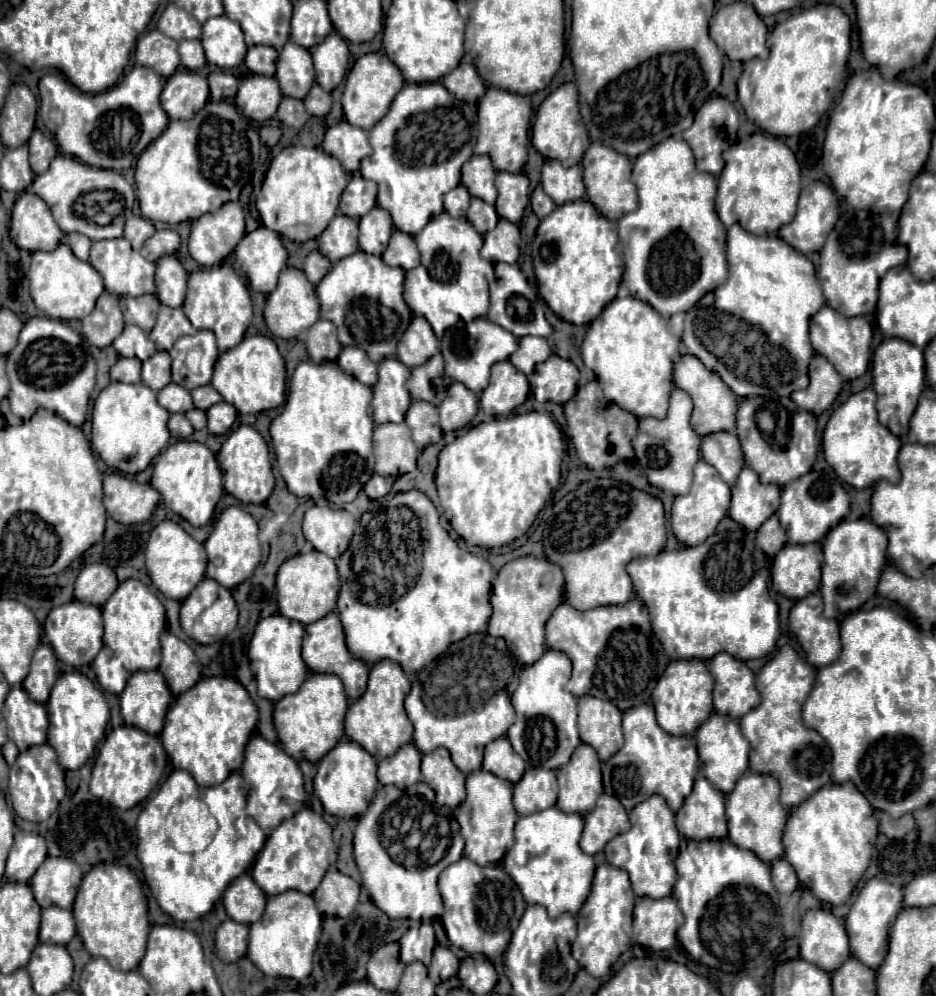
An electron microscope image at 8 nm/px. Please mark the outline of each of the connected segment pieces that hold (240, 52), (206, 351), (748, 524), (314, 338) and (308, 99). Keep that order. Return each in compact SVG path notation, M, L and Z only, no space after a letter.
M226 15L212 17L202 25L202 47L208 63L218 67L236 67L246 55L242 29Z
M198 331L192 337L180 337L170 349L172 357L172 381L184 389L196 389L208 385L212 367L218 359L218 347L214 333Z
M744 467L738 481L732 485L732 503L728 515L748 531L756 531L766 517L776 513L778 501L780 487L762 483L750 467Z
M320 319L308 329L306 349L312 361L336 361L340 347L332 321Z
M312 85L310 93L304 97L304 105L306 105L306 111L310 115L324 117L332 107L332 97L320 85Z

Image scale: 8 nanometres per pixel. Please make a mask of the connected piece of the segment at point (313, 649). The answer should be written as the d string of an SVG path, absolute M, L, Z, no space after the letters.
M328 613L328 615L322 617L320 621L306 625L306 635L304 635L304 641L302 641L302 659L304 659L304 663L308 665L310 671L316 671L316 673L334 673L334 675L338 675L338 677L342 679L342 683L344 683L346 695L348 695L352 701L356 701L358 697L362 697L362 693L366 691L368 667L366 667L366 663L362 663L360 659L352 657L350 651L346 649L344 629L342 629L342 623L340 623L340 619L338 619L336 613Z

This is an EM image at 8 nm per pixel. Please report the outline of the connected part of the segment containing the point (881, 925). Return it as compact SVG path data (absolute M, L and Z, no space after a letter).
M878 877L866 881L866 885L856 895L856 901L850 907L850 913L846 915L846 933L850 937L850 951L852 955L862 961L864 965L878 969L880 963L886 957L888 949L888 929L894 923L894 917L902 909L902 889L886 883Z

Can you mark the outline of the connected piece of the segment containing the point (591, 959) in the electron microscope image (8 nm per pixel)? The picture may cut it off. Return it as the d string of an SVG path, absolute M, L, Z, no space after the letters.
M602 863L596 867L592 893L578 913L578 937L572 945L574 959L594 977L602 977L610 971L610 965L620 957L630 941L630 919L634 907L634 893L624 869Z

